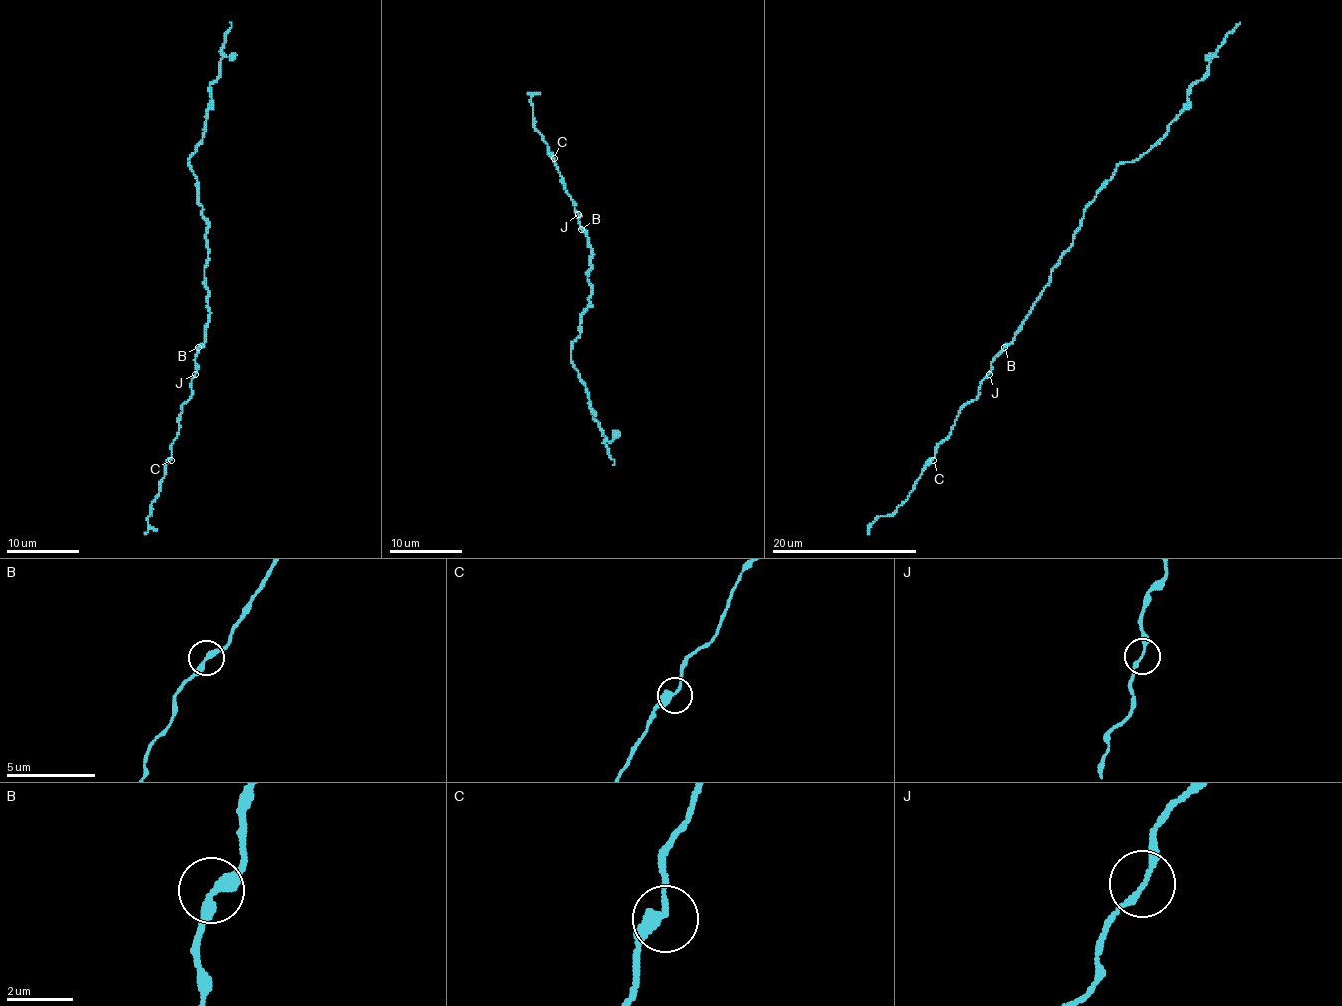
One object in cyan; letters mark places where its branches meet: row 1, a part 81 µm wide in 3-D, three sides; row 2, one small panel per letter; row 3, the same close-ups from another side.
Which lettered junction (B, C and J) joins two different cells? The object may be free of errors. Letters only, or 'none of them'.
B

